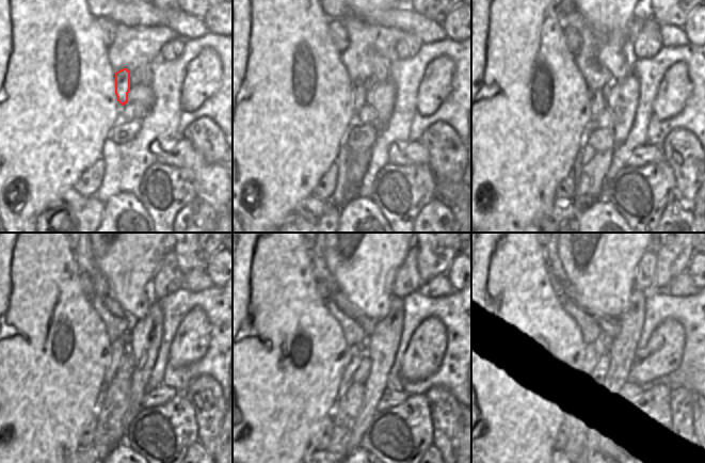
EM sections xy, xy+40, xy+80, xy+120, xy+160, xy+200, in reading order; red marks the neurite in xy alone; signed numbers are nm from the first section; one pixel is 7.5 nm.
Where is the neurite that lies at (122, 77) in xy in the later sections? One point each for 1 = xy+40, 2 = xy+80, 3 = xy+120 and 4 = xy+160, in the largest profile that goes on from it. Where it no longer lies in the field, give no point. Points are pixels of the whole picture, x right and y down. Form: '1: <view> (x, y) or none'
1: xy+40 (359, 90)
2: xy+80 (598, 104)
3: xy+120 (118, 347)
4: xy+160 (354, 355)

